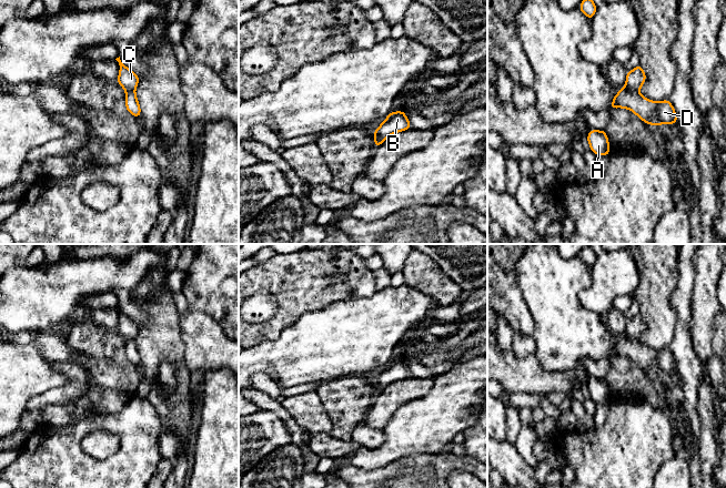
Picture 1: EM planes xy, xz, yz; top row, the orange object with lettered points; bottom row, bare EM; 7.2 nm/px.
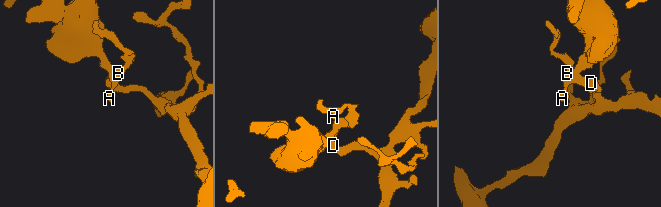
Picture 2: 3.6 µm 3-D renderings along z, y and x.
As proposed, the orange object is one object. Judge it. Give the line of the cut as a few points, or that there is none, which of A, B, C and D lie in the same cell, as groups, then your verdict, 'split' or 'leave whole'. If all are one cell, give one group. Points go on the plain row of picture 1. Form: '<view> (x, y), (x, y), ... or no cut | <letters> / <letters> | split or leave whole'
yz (625, 335), (632, 339), (637, 339) | A B D / C | split

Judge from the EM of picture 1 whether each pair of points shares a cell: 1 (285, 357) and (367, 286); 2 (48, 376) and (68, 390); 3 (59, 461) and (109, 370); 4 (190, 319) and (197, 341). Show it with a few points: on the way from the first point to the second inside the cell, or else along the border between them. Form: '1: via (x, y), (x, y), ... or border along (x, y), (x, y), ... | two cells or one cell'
1: border along (376, 291), (370, 295), (339, 300), (326, 306) | two cells
2: border along (51, 361), (67, 380), (36, 395) | two cells
3: border along (109, 414), (93, 413), (74, 423), (59, 426) | two cells
4: via (194, 325), (197, 335) | one cell

